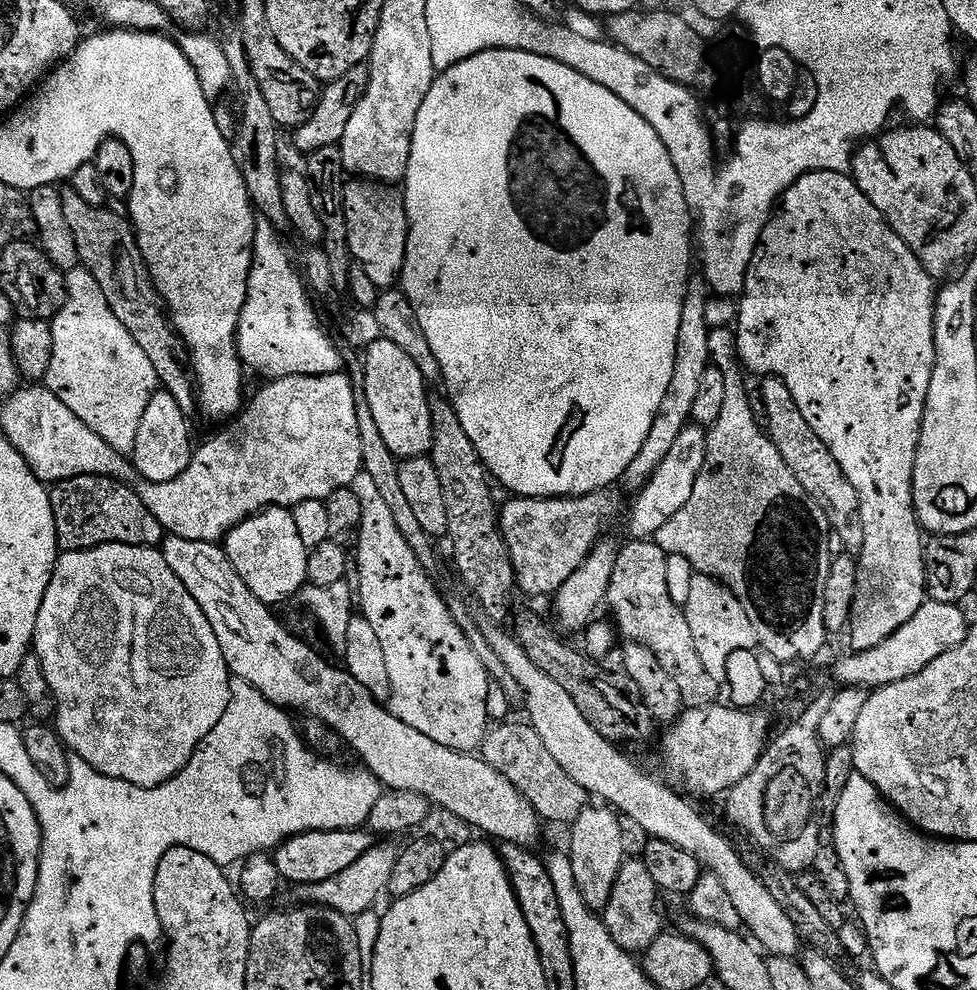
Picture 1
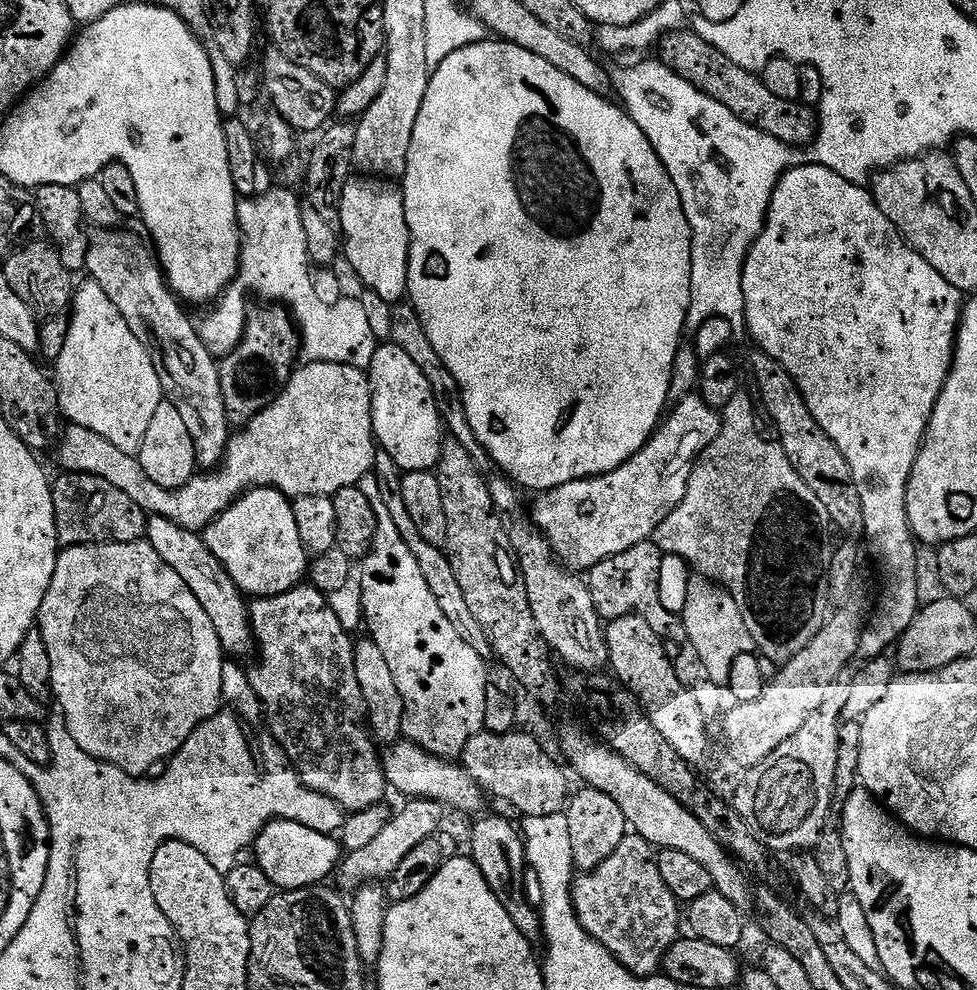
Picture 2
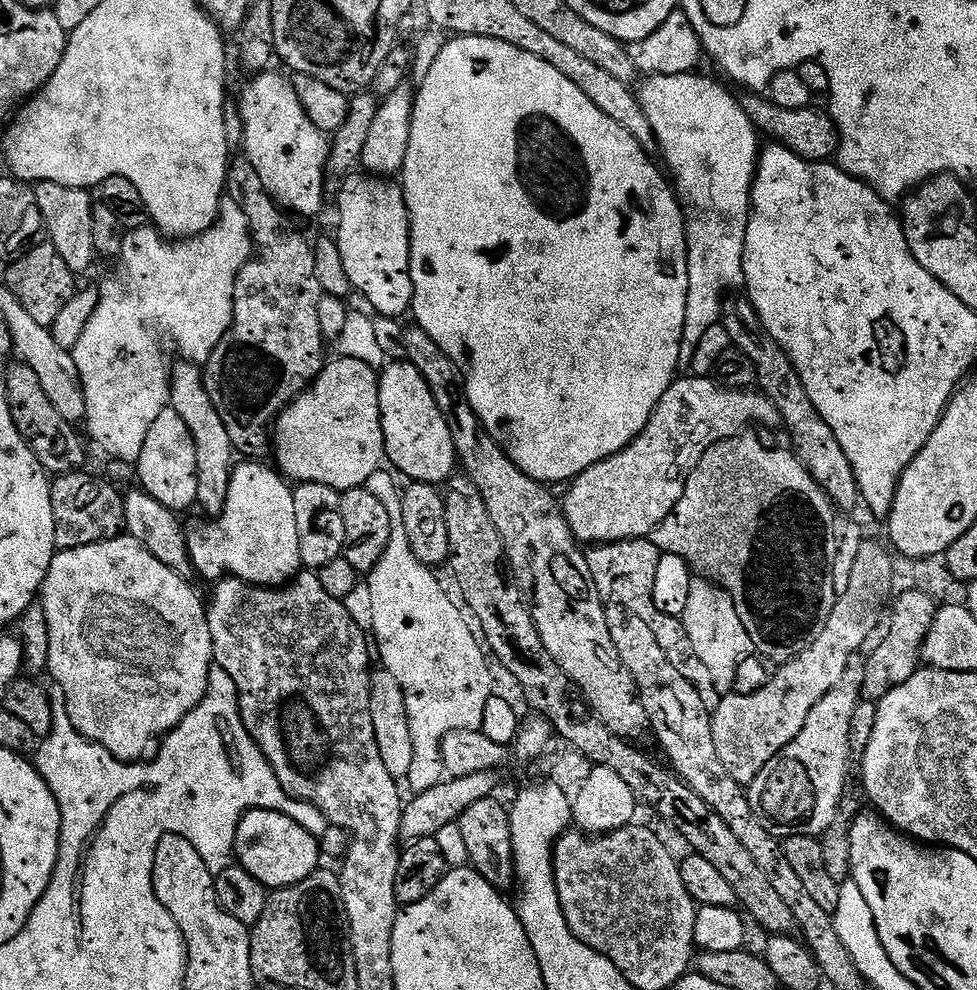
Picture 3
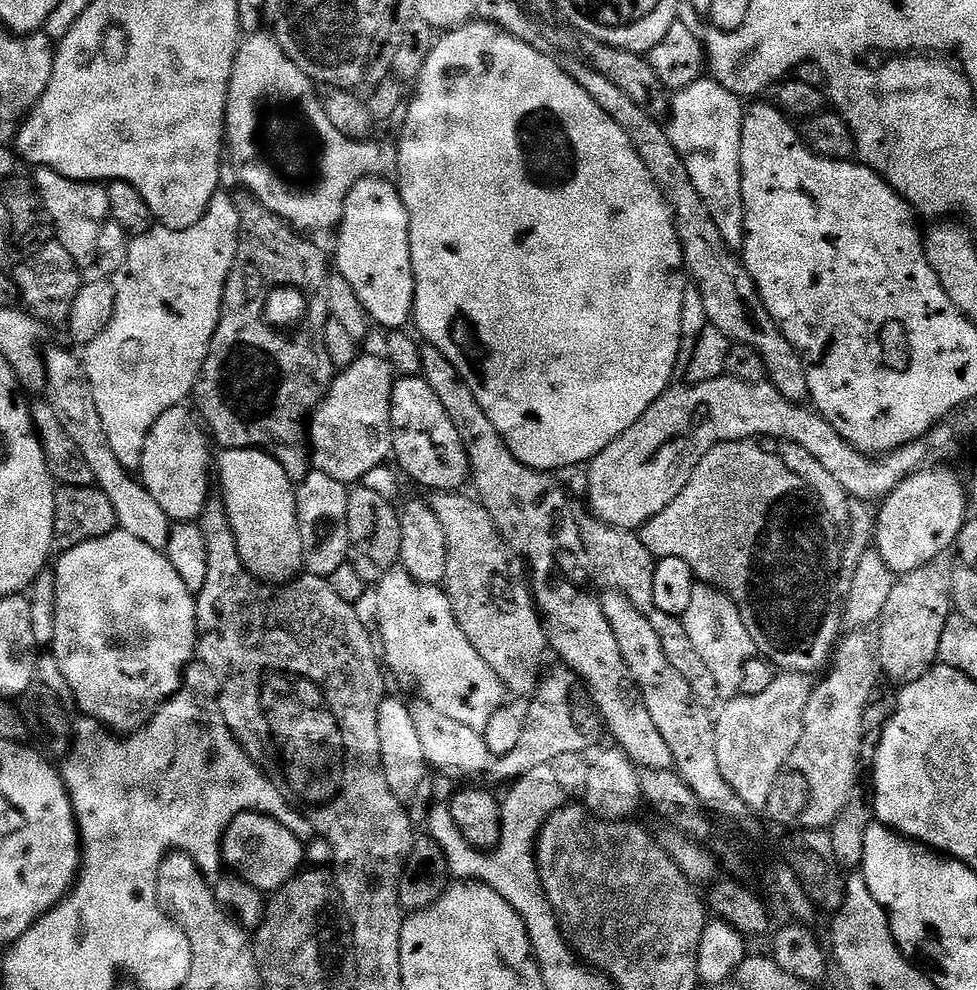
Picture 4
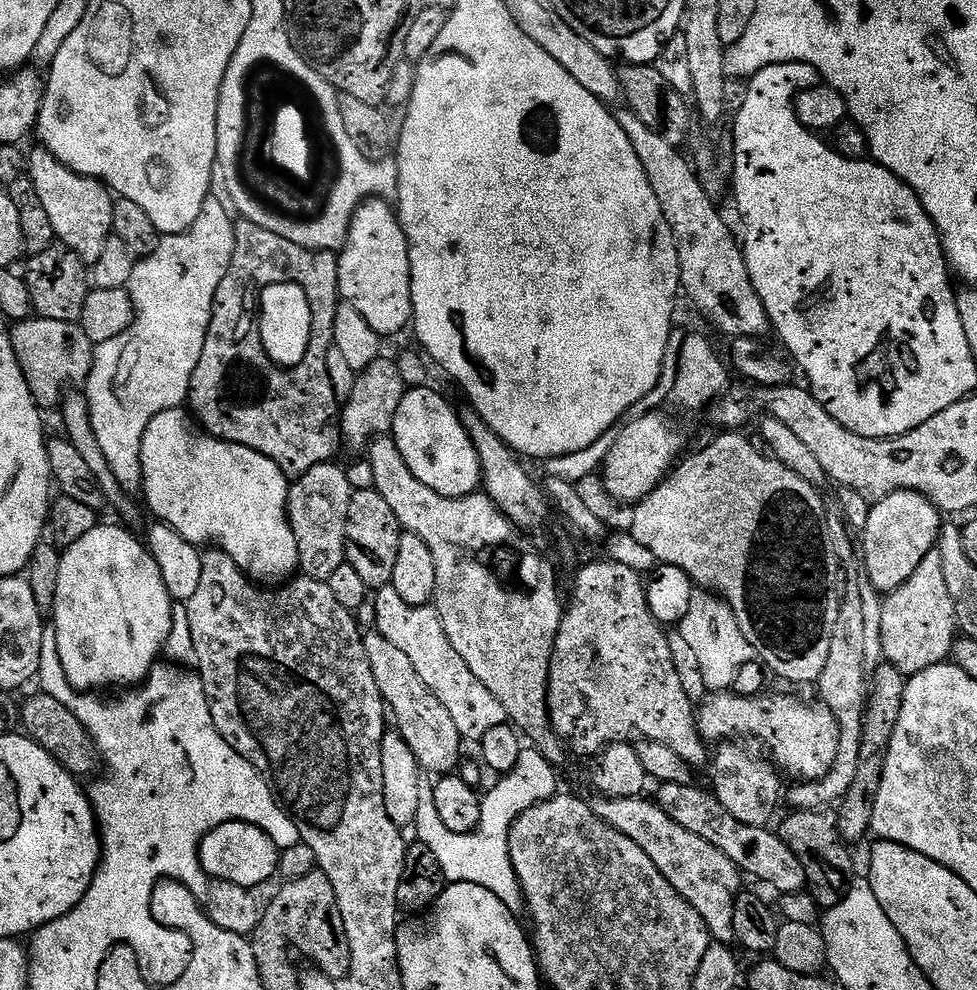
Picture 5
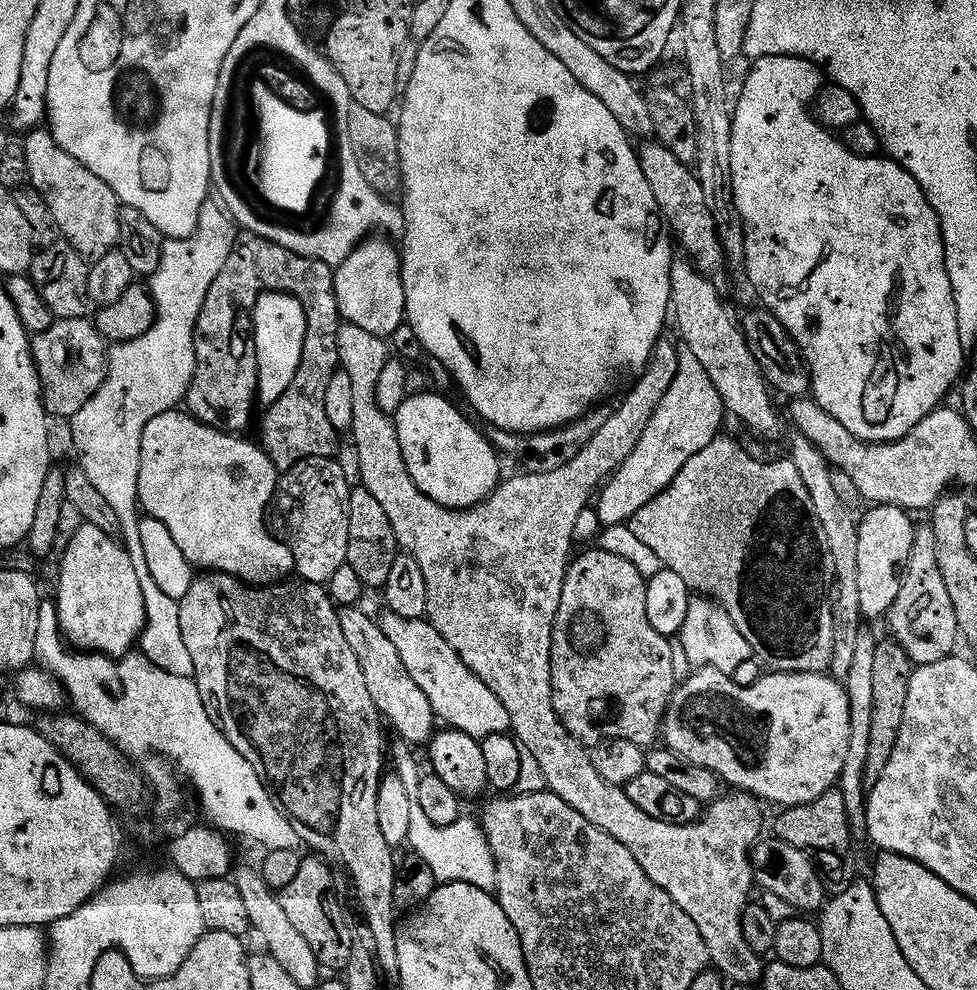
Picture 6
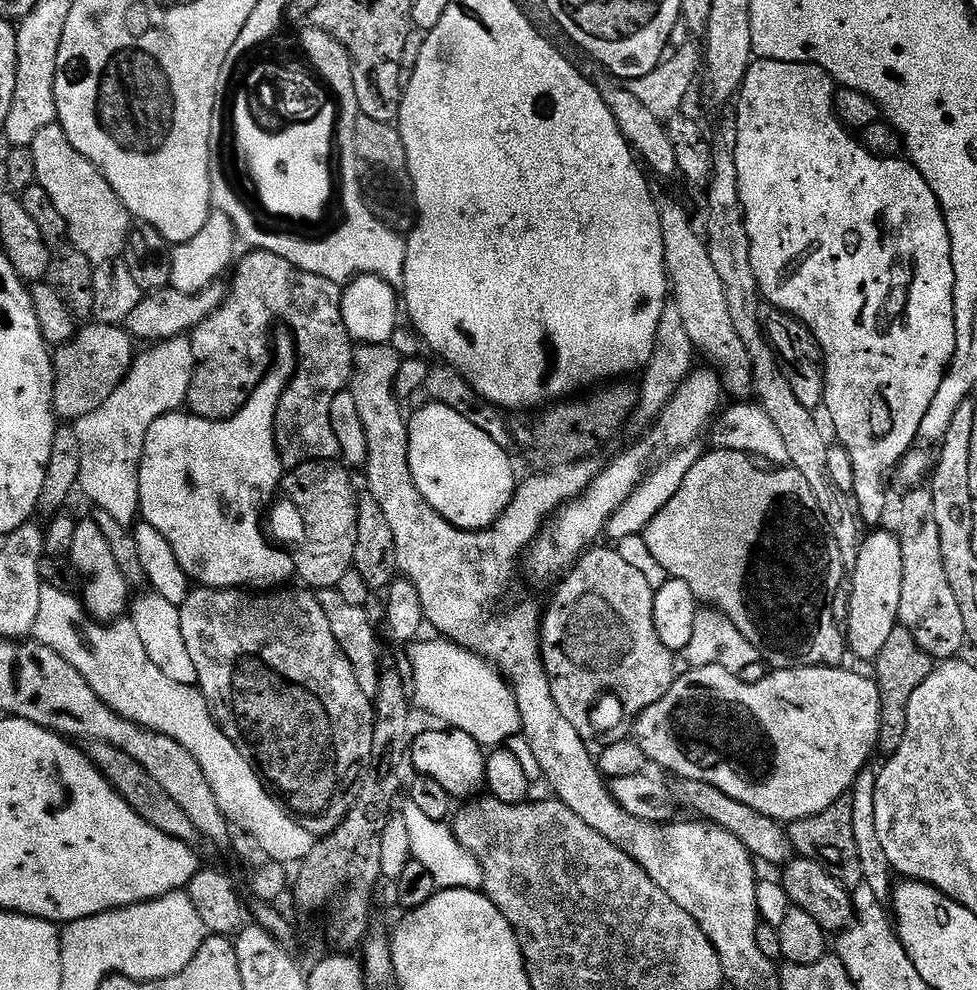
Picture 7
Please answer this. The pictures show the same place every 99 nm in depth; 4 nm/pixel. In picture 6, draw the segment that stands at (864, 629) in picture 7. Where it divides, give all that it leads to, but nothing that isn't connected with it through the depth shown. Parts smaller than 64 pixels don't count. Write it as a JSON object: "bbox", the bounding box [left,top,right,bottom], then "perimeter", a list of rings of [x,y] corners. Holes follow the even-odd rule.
{"bbox":[858,504,917,622],"perimeter":[[[881,504],[867,510],[858,530],[858,594],[864,619],[871,622],[891,613],[898,598],[902,569],[908,563],[910,550],[914,550],[917,525],[912,524],[913,517],[909,513],[895,504]]]}

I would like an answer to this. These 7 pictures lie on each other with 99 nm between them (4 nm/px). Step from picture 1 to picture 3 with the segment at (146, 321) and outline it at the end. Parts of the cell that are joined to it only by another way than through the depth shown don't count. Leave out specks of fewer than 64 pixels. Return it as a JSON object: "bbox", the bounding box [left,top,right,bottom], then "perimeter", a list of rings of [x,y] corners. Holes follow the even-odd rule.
{"bbox":[170,362,237,518],"perimeter":[[[191,362],[173,363],[170,368],[170,383],[172,394],[170,407],[176,411],[178,418],[186,422],[190,430],[190,438],[194,438],[194,450],[196,451],[196,491],[197,509],[201,508],[203,515],[208,518],[219,518],[225,515],[224,507],[226,498],[230,494],[230,478],[234,467],[234,459],[237,455],[236,448],[230,442],[230,434],[226,431],[225,424],[214,410],[214,402],[210,400],[210,394],[204,385],[204,374],[201,365]]]}

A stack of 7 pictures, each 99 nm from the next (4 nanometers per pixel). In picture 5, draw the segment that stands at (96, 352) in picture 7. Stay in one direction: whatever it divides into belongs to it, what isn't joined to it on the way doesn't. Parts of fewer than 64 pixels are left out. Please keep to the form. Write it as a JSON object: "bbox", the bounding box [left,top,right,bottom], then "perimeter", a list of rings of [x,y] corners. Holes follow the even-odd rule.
{"bbox":[10,316,94,410],"perimeter":[[[36,316],[15,321],[11,325],[10,335],[18,366],[22,366],[22,374],[26,378],[26,386],[30,386],[30,394],[41,410],[55,409],[63,401],[66,390],[83,385],[92,373],[94,345],[90,338],[86,338],[79,323],[54,322]]]}

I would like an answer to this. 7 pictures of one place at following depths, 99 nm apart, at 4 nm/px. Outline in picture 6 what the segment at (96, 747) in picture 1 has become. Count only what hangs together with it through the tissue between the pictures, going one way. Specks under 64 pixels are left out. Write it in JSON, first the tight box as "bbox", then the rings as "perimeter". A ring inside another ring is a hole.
{"bbox":[54,523,147,658],"perimeter":[[[84,523],[84,525],[78,530],[78,534],[74,534],[70,546],[63,549],[61,556],[64,557],[60,560],[60,585],[56,588],[54,603],[56,606],[56,613],[60,619],[60,630],[64,634],[64,639],[68,641],[73,649],[82,652],[91,652],[93,654],[111,656],[113,658],[129,655],[129,653],[133,651],[132,643],[135,645],[144,633],[145,624],[147,622],[147,610],[146,602],[143,601],[141,583],[138,580],[137,571],[134,570],[134,564],[131,562],[127,547],[125,547],[117,537],[107,536],[105,532],[98,530],[98,526],[90,526],[89,524]]]}

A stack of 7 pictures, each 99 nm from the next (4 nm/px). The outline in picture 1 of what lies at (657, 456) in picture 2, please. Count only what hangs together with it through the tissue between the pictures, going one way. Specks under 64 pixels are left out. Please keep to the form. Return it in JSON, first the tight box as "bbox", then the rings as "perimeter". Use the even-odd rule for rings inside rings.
{"bbox":[499,426,708,597],"perimeter":[[[689,426],[678,434],[678,442],[666,454],[666,460],[654,470],[650,482],[645,484],[639,492],[635,493],[632,504],[632,536],[636,538],[652,538],[690,498],[694,490],[694,482],[698,482],[698,474],[702,470],[702,462],[706,454],[706,442],[708,441],[705,429],[699,426]],[[592,492],[588,496],[551,496],[548,500],[518,496],[508,498],[499,509],[499,529],[504,536],[512,565],[516,571],[516,587],[528,596],[551,597],[586,562],[592,549],[605,535],[604,527],[616,516],[616,504],[604,492]]]}

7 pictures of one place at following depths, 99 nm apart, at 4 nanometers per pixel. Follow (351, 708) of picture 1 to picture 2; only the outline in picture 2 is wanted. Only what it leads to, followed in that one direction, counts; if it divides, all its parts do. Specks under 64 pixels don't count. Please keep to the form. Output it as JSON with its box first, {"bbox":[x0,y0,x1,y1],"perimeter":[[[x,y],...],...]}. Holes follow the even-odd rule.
{"bbox":[147,516,485,814],"perimeter":[[[161,516],[148,517],[147,542],[158,550],[158,558],[190,586],[190,591],[198,602],[202,602],[202,610],[206,610],[206,615],[210,617],[210,622],[214,622],[214,630],[218,630],[220,645],[225,653],[232,658],[244,656],[248,651],[253,651],[254,641],[252,638],[251,624],[248,621],[248,604],[245,593],[240,591],[240,587],[226,574],[226,570],[210,554],[210,550],[204,545],[204,538],[201,533],[191,532],[185,528],[179,528],[170,518]],[[407,738],[391,745],[383,753],[382,759],[384,761],[385,781],[391,787],[393,784],[404,795],[404,798],[438,800],[449,809],[457,808],[460,812],[480,814],[485,811],[485,789],[481,788],[474,777],[459,763],[448,758],[431,756],[428,751],[420,748]]]}

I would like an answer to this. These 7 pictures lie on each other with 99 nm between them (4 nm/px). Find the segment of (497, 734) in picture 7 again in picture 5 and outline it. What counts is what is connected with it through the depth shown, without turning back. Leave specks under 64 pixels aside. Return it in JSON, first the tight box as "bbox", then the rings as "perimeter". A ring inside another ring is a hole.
{"bbox":[375,586,507,742],"perimeter":[[[391,586],[381,588],[375,593],[376,606],[375,631],[382,633],[410,662],[414,662],[414,670],[428,689],[450,710],[450,718],[454,718],[454,726],[458,726],[461,737],[465,741],[479,742],[484,734],[489,733],[494,726],[502,726],[507,720],[506,710],[498,702],[474,674],[470,674],[470,666],[462,662],[462,654],[450,646],[450,638],[446,638],[446,630],[442,630],[440,616],[432,606],[410,606],[398,598],[398,590]]]}

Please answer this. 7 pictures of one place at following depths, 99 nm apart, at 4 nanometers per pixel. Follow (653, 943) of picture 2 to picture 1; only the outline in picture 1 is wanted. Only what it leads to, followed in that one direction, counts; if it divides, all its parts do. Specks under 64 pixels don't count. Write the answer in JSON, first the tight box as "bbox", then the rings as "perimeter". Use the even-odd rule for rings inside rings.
{"bbox":[602,859,665,954],"perimeter":[[[625,859],[620,867],[618,878],[614,882],[614,890],[610,894],[610,902],[606,902],[602,919],[610,938],[622,946],[622,950],[633,954],[642,954],[665,931],[664,916],[660,913],[662,893],[657,888],[654,878],[650,878],[650,870],[646,870],[643,859]]]}

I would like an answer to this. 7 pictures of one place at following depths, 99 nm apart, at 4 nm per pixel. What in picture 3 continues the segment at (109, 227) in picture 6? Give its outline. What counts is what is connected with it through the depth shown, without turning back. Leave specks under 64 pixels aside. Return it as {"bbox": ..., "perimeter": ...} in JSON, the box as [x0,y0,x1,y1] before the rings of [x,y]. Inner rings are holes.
{"bbox":[35,180,98,274],"perimeter":[[[41,180],[35,185],[35,190],[47,243],[52,244],[54,250],[58,250],[59,256],[64,259],[66,266],[70,266],[72,272],[83,274],[90,271],[92,263],[98,260],[98,253],[94,246],[93,193],[87,188],[62,184],[58,180],[54,182]]]}

